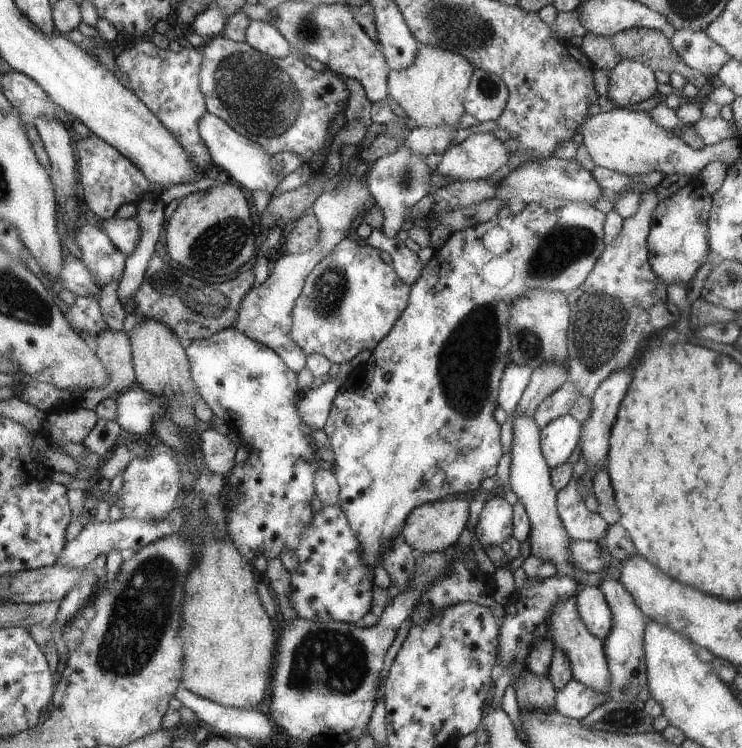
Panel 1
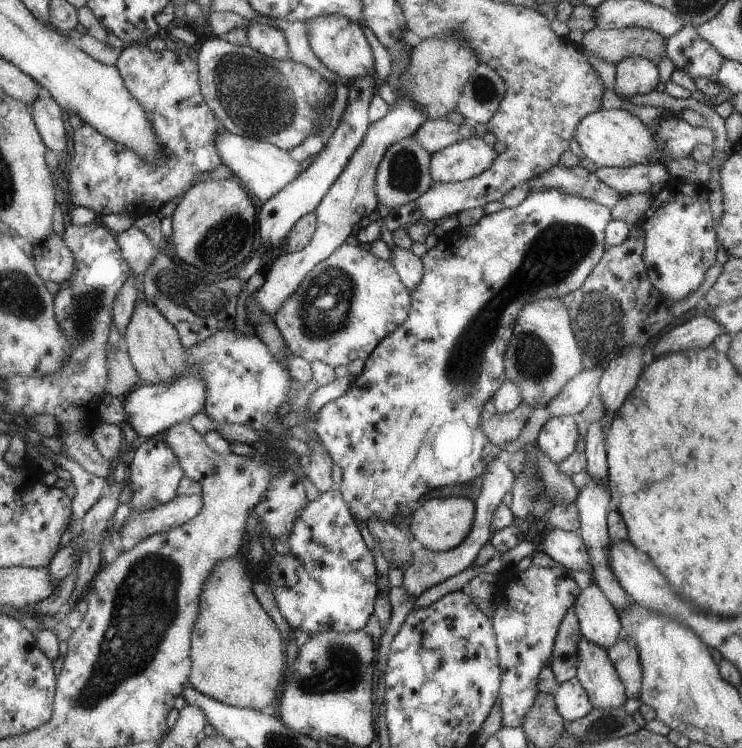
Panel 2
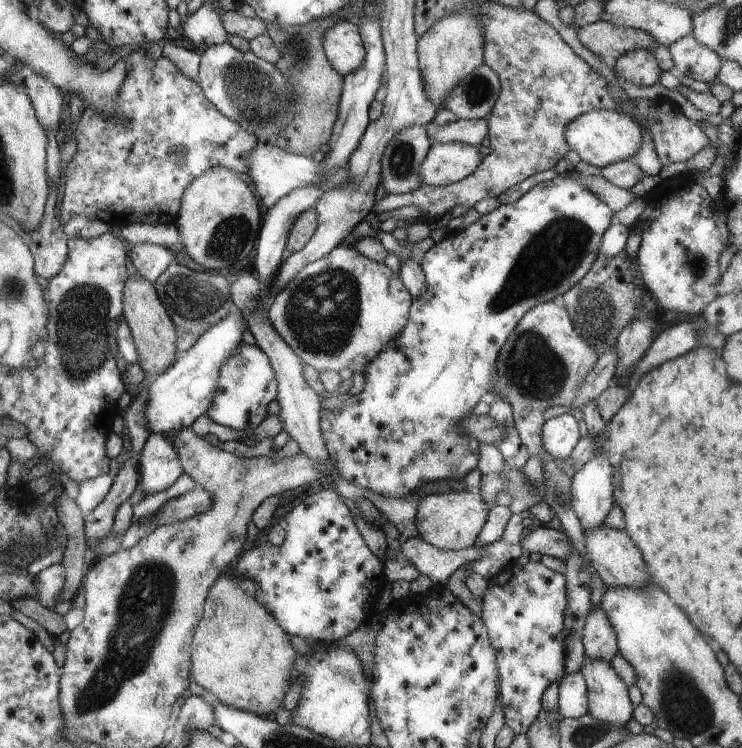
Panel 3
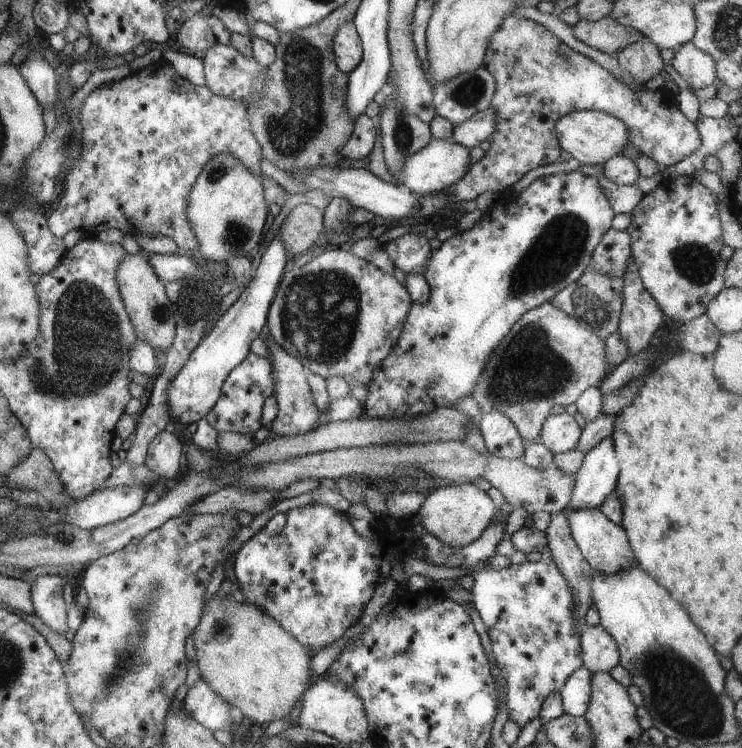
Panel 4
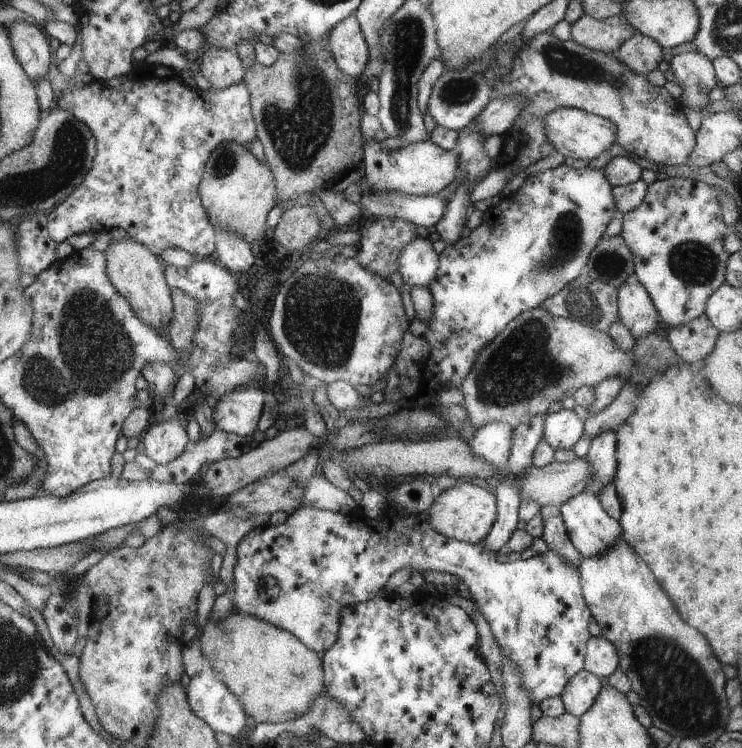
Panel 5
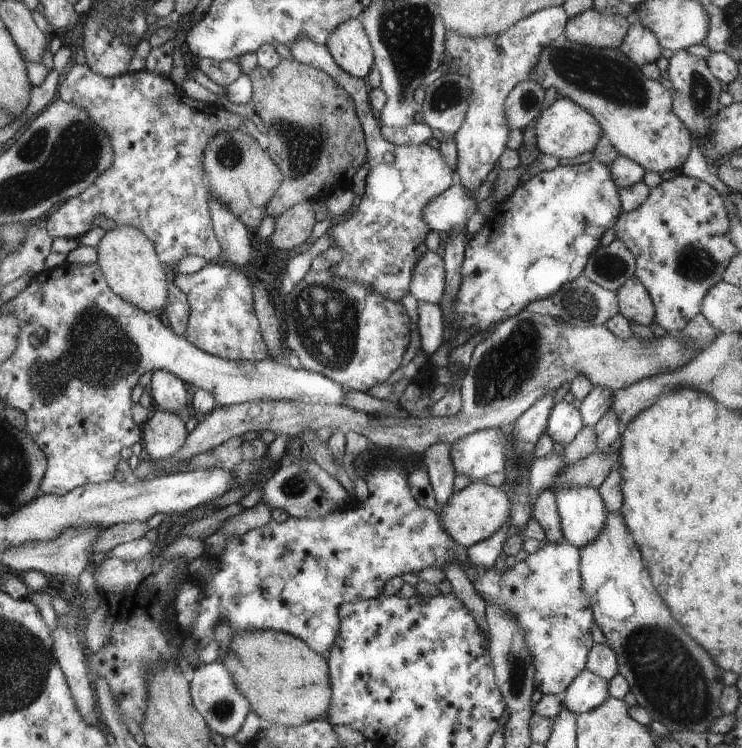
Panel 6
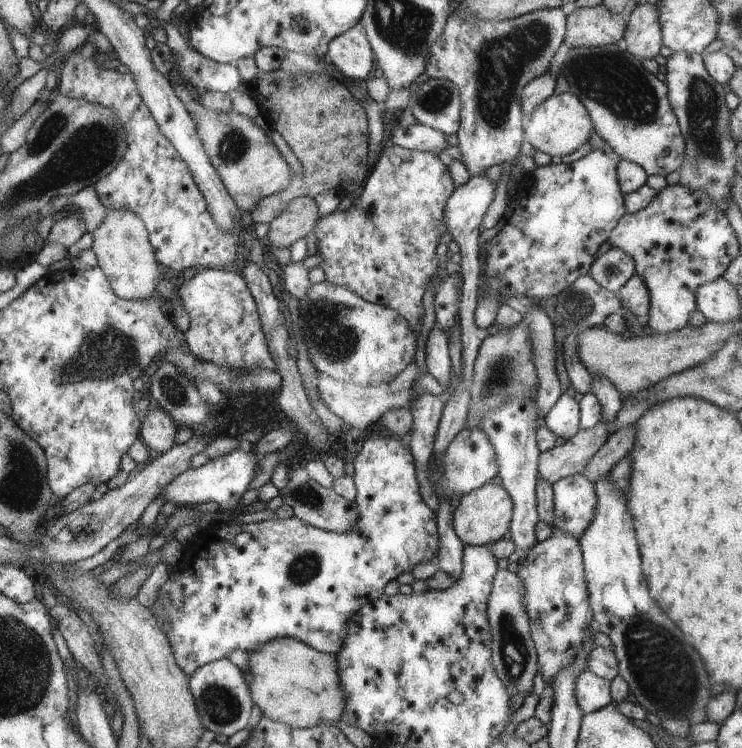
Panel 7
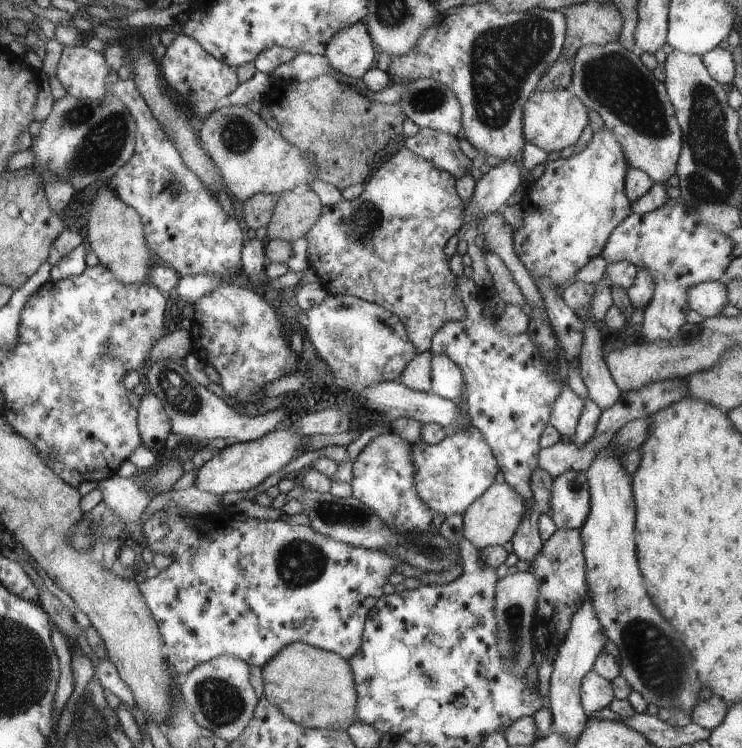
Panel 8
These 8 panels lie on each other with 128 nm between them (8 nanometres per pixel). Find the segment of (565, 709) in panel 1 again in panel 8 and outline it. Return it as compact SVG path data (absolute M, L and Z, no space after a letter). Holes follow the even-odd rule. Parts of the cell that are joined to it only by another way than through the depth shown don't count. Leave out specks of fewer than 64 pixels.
M593 670L585 676L581 684L581 704L588 714L603 712L615 699L613 684Z

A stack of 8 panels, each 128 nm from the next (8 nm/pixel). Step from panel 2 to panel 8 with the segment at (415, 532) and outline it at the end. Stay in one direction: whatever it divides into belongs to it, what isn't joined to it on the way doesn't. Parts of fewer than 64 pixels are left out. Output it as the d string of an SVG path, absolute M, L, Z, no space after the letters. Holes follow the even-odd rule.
M506 481L494 483L479 499L474 500L462 517L463 538L478 549L494 545L504 545L516 534L518 523L525 515L525 500L517 489Z

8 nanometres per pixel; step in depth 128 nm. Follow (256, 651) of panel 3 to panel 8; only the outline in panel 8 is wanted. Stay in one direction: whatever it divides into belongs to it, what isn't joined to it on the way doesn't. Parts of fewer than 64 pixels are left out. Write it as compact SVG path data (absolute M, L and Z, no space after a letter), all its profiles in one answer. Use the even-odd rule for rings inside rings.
M292 643L273 656L262 668L263 695L275 704L284 717L307 729L344 729L354 721L357 714L357 689L349 661L338 653L316 648L306 643Z

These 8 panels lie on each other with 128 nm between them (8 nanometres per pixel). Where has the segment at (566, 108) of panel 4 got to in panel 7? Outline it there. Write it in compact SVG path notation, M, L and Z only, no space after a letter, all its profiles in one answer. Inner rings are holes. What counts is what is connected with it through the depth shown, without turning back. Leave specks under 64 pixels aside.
M622 39L618 43L603 47L572 47L569 50L568 60L566 60L563 65L560 65L556 78L558 78L560 74L564 74L566 82L568 82L569 92L576 95L577 99L582 101L582 104L588 109L590 116L593 117L598 136L605 140L620 158L638 164L638 166L641 166L647 172L648 176L660 175L665 178L670 172L678 170L685 164L687 138L681 131L677 115L673 112L673 108L670 108L671 104L668 104L669 90L666 90L666 84L660 82L660 80L656 78L656 75L650 74L648 70L644 70L644 68L642 68L642 61L632 56L632 54L628 52L626 46L627 44L624 42L624 39Z

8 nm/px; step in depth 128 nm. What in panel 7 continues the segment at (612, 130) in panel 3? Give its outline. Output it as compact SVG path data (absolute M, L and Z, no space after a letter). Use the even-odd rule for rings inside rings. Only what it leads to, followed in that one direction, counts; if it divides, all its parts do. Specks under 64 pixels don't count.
M568 92L555 94L546 99L533 110L526 125L526 141L530 142L535 150L554 156L568 156L576 152L584 142L588 142L592 134L592 122L588 116L588 109L577 96Z

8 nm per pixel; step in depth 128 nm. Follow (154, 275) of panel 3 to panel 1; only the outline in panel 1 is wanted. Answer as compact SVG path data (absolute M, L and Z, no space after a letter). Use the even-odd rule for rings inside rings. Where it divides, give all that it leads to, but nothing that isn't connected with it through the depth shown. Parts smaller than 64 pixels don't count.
M110 218L103 221L101 228L109 234L113 244L121 250L128 258L136 248L138 248L138 240L142 236L141 226L137 224L135 218L130 220L120 220L120 218Z

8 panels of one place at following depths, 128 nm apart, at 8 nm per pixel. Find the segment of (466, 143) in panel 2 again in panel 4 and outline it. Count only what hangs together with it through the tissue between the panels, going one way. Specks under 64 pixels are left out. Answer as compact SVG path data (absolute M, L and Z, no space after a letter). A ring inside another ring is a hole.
M433 139L428 146L418 150L414 156L406 158L404 168L400 170L402 176L394 176L394 172L390 172L390 175L392 176L392 182L425 198L427 195L439 193L457 184L469 173L470 168L470 152L468 148L453 143L451 140Z

